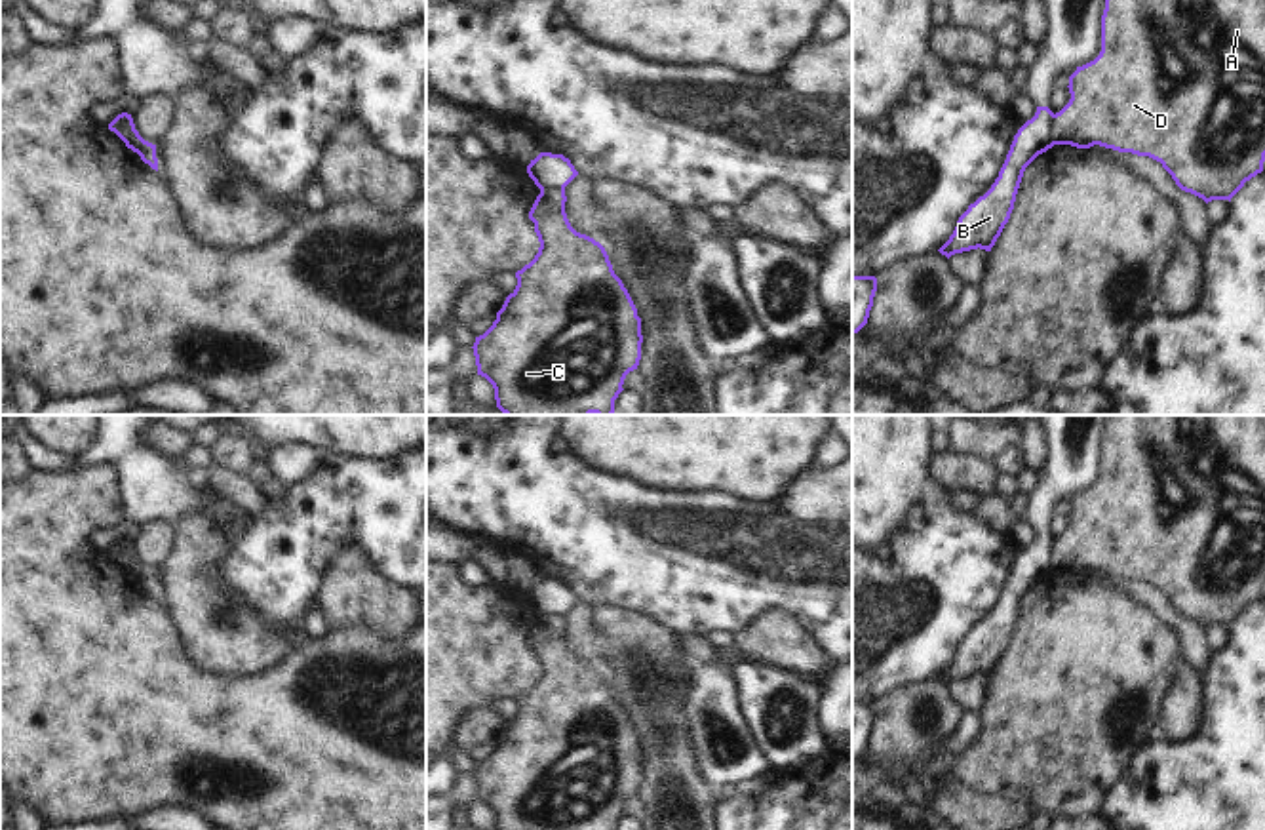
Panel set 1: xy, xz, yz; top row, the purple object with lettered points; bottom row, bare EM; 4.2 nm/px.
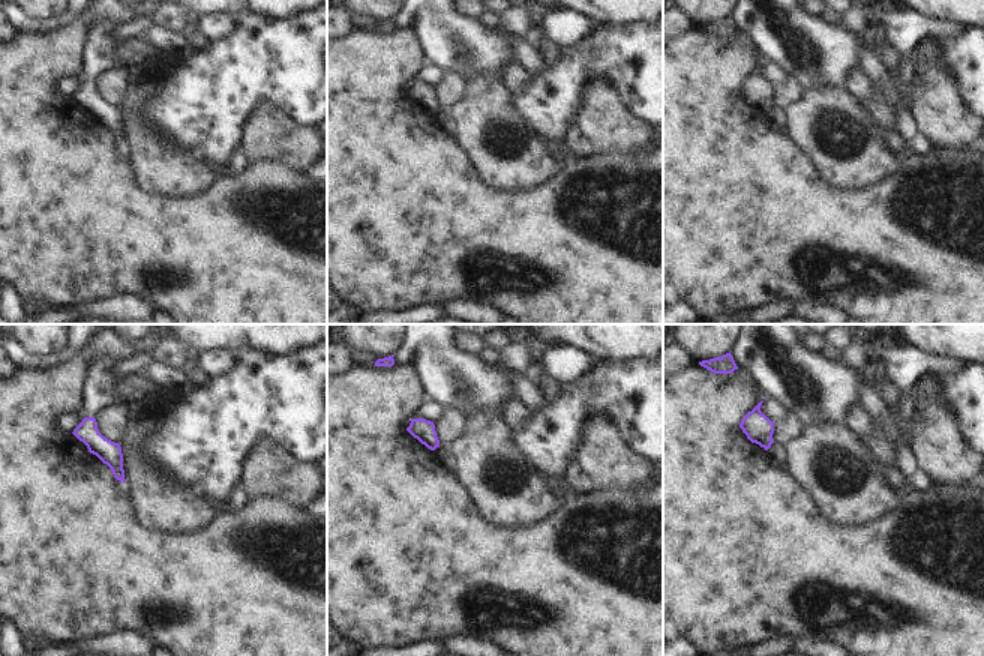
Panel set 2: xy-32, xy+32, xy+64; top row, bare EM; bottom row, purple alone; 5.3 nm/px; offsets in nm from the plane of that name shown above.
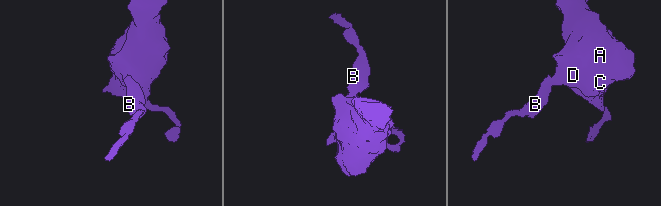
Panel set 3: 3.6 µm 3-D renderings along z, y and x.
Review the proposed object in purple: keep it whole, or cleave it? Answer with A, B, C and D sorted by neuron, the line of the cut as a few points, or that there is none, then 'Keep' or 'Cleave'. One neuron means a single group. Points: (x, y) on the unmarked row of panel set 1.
Groups: A C D / B. Split along yz (1052, 541), (1052, 566), (1056, 570). Cleave

